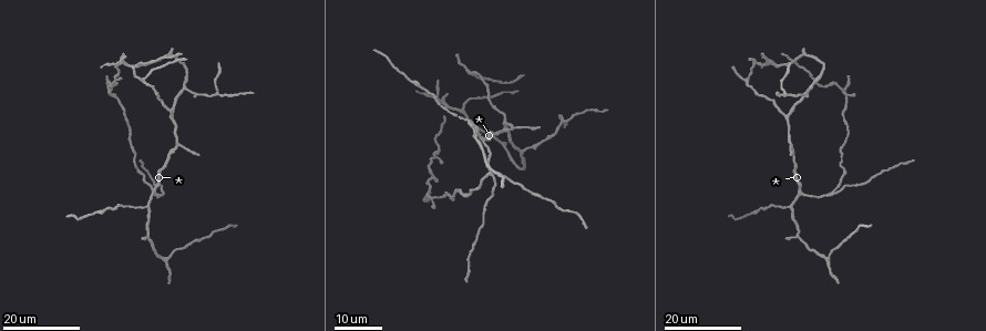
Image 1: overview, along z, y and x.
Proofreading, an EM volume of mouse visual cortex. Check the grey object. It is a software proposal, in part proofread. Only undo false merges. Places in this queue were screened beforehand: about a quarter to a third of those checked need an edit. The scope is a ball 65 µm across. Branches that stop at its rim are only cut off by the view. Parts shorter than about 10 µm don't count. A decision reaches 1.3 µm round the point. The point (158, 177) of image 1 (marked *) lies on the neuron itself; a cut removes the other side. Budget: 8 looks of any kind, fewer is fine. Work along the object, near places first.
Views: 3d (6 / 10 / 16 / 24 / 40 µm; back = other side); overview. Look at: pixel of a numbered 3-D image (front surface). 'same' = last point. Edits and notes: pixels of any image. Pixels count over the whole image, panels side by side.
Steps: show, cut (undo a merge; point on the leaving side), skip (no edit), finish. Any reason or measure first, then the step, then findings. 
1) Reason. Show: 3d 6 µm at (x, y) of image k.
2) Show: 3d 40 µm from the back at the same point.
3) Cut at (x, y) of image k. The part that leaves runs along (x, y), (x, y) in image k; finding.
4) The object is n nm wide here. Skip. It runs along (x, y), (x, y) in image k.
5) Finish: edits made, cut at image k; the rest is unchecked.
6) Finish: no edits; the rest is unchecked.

Small branch off a trunk. Show: 3d 24 µm at (792, 207) of image 1.

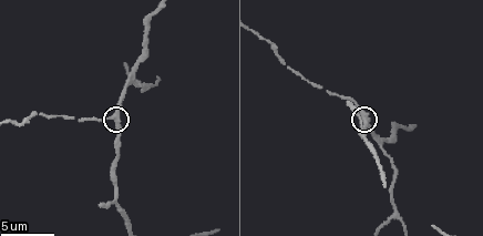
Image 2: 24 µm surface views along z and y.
Closer look. Show: 3d 10 µm at (364, 111) of image 2.

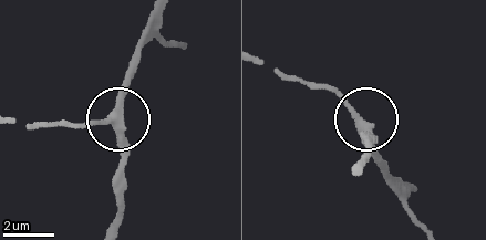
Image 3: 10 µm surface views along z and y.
Show: 3d 6 µm at (358, 123) of image 3.

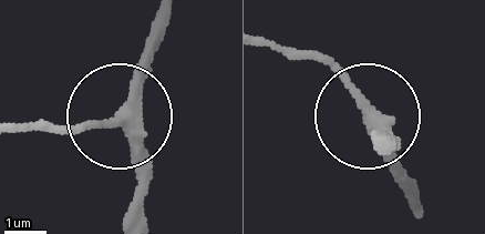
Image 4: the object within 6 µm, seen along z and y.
The object is 310 nm wide here. Skip. It runs along (171, 16), (145, 79), (106, 121), (47, 132) in image 4; all the same neuron.

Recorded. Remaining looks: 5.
Branch point. Show: 3d 10 µm at (131, 80) of image 2.

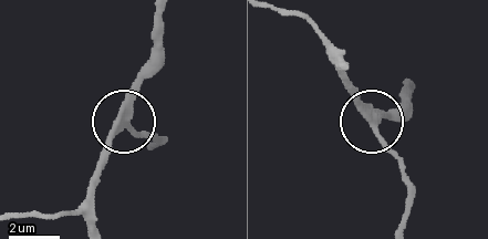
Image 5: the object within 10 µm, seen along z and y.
Show: 3d 6 µm at (375, 127) of image 5.

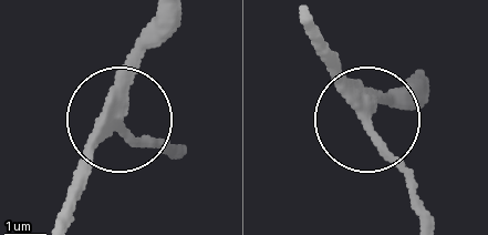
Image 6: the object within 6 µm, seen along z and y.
The object is 290 nm wide here. Skip. One neuron here.

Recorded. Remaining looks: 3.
Small branch off a trunk. Show: 3d 16 µm at (747, 78) of image 1.

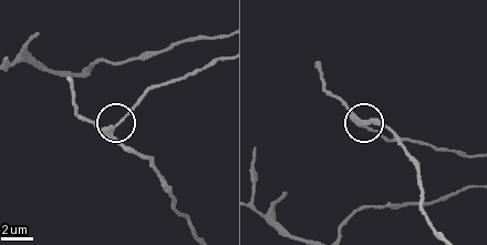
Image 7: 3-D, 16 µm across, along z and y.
Show: 3d 10 µm at (113, 129) of image 7.

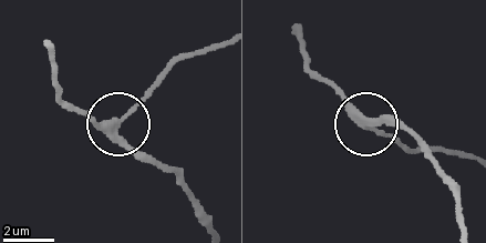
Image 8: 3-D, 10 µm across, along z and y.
The object is 280 nm wide here. Skip. Continuous, no second neuron.

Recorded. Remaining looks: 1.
Finish: no edits; the rest is unchecked.

